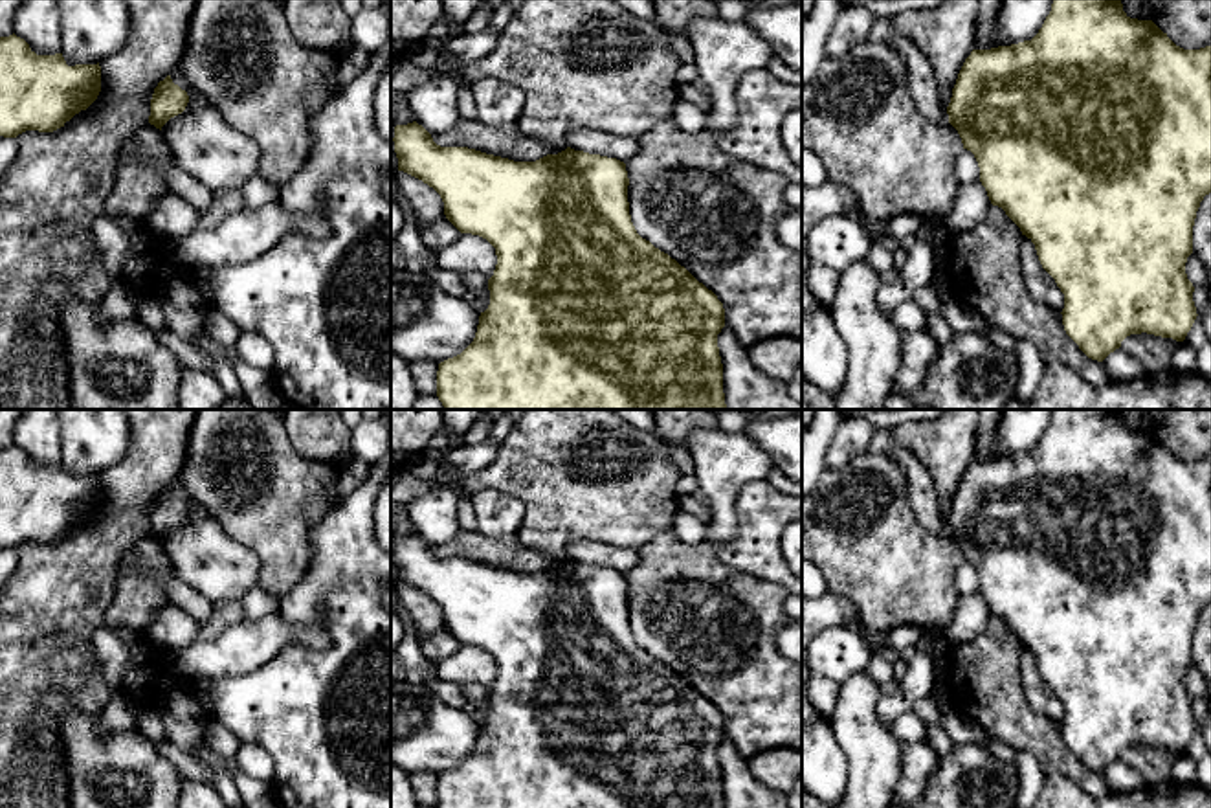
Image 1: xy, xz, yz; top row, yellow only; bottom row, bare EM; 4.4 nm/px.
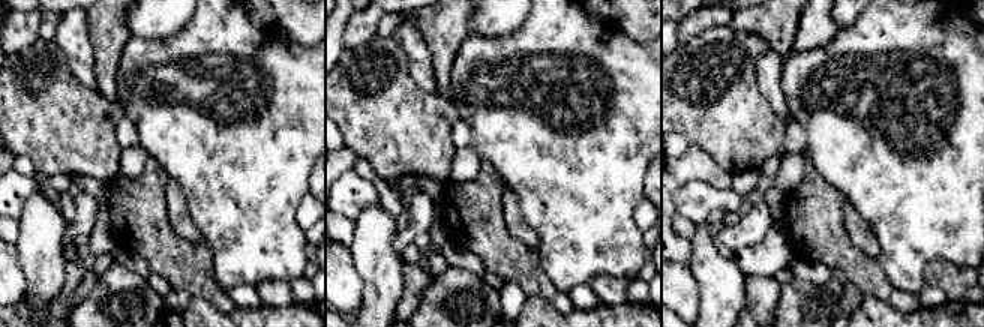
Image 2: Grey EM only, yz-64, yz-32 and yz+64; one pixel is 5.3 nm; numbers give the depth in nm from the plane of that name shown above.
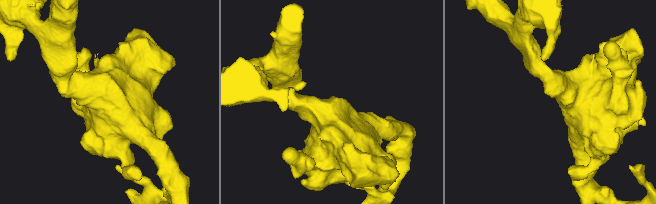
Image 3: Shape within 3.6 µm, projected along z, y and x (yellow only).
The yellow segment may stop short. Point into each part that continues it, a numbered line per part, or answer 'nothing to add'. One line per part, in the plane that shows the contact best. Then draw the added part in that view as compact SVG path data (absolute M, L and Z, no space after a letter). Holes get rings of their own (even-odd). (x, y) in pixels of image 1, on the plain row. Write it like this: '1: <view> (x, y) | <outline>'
nothing to add

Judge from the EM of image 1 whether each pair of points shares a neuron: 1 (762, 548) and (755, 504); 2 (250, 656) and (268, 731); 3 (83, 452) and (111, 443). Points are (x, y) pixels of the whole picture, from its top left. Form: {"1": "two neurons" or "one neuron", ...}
{"1": "one neuron", "2": "two neurons", "3": "one neuron"}

